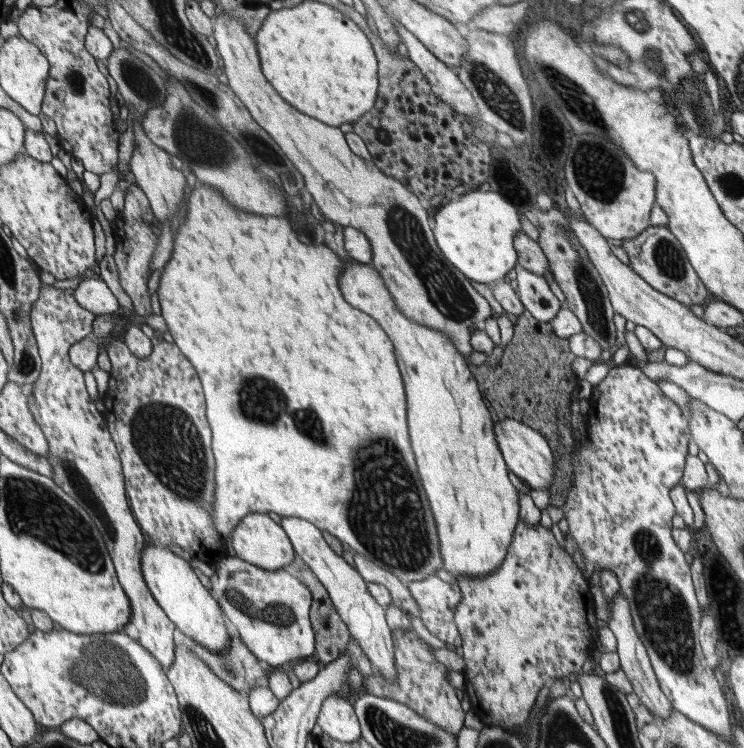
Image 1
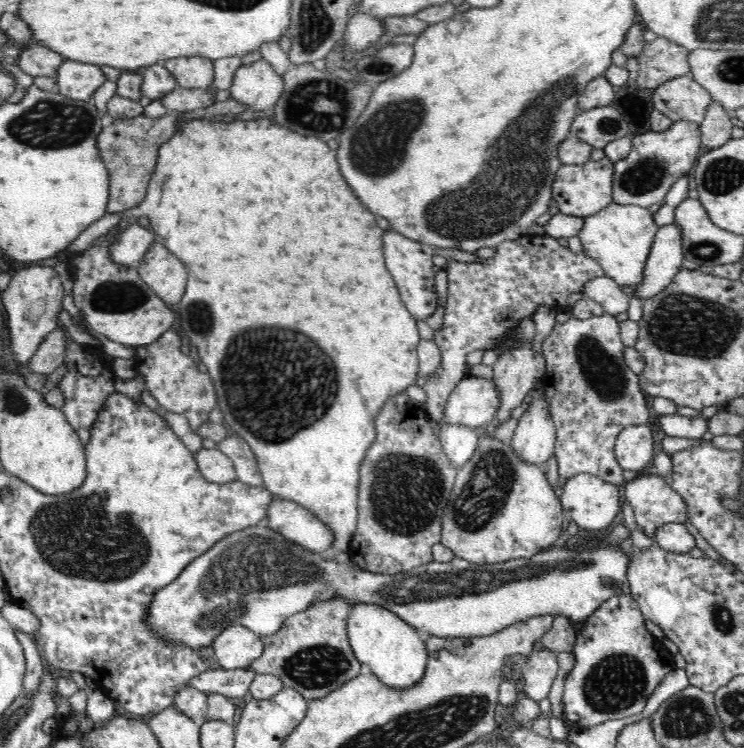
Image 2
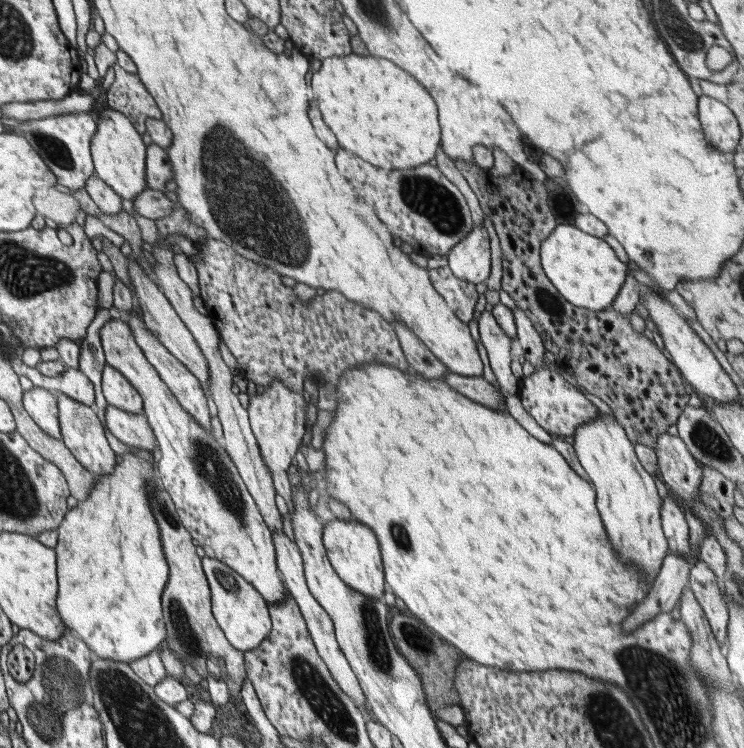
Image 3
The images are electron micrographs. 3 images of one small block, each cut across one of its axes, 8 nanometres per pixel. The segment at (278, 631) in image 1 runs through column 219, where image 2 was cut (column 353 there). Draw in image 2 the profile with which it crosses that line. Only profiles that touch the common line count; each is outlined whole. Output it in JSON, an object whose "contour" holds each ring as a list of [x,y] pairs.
{"contour":[[[247,526],[227,534],[215,542],[204,554],[187,563],[180,574],[166,586],[157,588],[147,608],[148,627],[164,638],[166,643],[178,643],[198,651],[212,646],[214,637],[224,628],[236,624],[248,628],[257,635],[272,635],[279,630],[283,619],[302,611],[316,599],[333,592],[344,593],[346,603],[374,603],[387,607],[405,620],[419,633],[438,637],[462,638],[463,636],[491,635],[500,628],[525,620],[528,616],[564,616],[573,627],[581,628],[588,615],[615,592],[630,595],[626,578],[628,556],[617,546],[564,550],[558,547],[540,551],[530,558],[507,559],[499,563],[473,563],[454,557],[450,562],[430,561],[411,571],[396,574],[374,574],[351,560],[348,551],[339,551],[331,560],[304,550],[269,527]]]}

